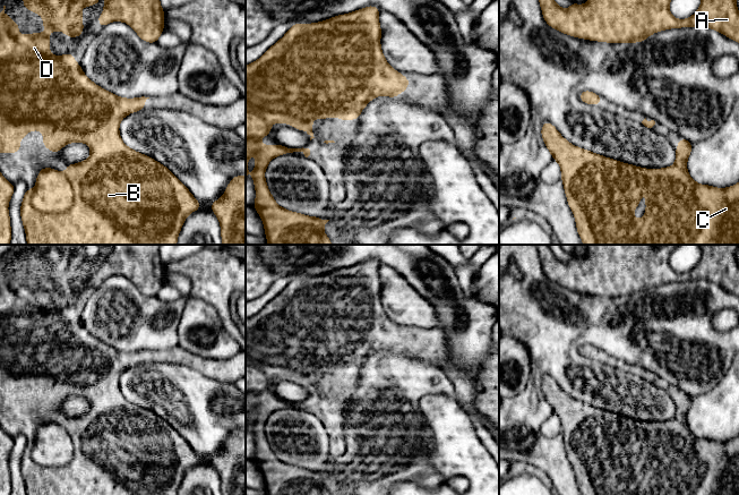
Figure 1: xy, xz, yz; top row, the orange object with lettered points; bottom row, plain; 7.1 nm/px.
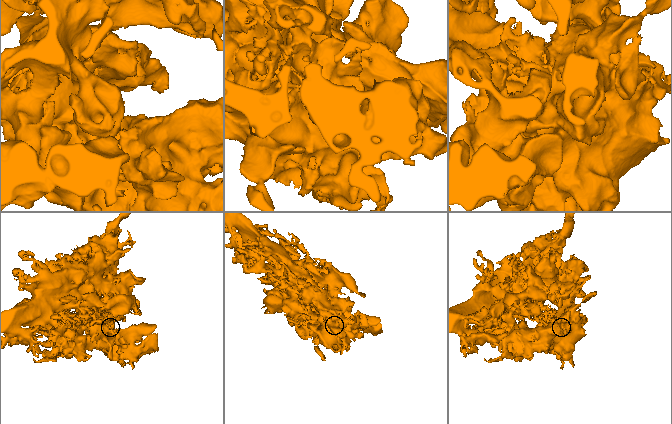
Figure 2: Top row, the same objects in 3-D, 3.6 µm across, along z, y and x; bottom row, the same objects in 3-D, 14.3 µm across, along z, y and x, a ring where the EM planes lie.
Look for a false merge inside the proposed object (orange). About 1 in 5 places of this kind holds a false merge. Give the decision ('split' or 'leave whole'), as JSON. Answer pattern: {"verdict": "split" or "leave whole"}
{"verdict": "leave whole"}

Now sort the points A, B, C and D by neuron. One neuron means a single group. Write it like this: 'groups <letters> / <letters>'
groups A B C D

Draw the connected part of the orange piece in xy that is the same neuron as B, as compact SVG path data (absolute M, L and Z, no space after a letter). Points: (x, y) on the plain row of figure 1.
M17 245L24 251L23 261L43 271L43 281L45 287L33 287L17 289L20 280L16 278L6 266L6 259L0 266L0 407L18 407L20 404L20 392L26 390L31 384L43 385L43 399L53 407L58 407L68 396L86 396L91 401L91 410L76 418L67 418L66 427L52 421L42 421L37 428L35 442L26 442L22 459L20 470L26 486L27 495L178 495L178 489L183 479L186 471L199 463L201 458L191 449L190 444L174 430L174 428L163 418L154 412L140 408L126 400L120 391L120 375L128 368L145 362L145 356L149 351L124 352L94 338L81 324L80 318L72 311L74 308L68 306L66 309L50 308L50 284L54 287L60 282L67 291L78 291L83 288L83 261L95 259L100 255L100 245Z

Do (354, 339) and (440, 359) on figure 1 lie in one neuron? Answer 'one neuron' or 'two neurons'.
one neuron

